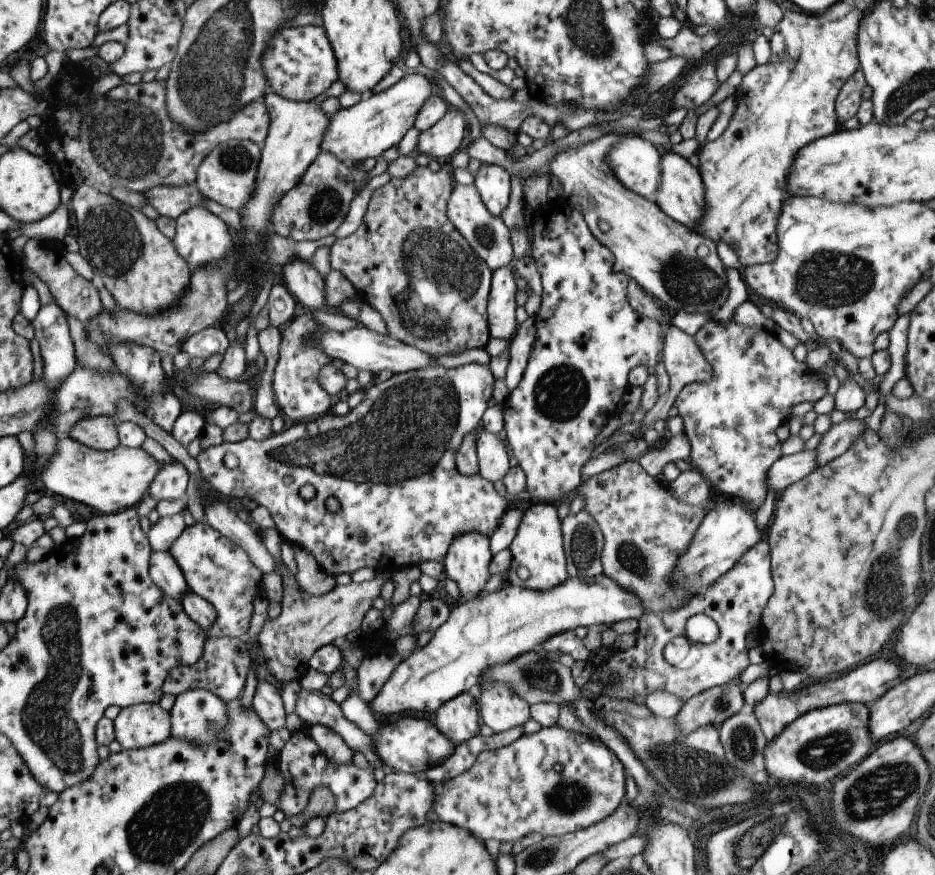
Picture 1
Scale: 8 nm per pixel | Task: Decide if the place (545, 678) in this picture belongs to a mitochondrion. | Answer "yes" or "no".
yes

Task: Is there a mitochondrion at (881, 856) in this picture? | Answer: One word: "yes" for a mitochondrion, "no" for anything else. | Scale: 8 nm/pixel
no

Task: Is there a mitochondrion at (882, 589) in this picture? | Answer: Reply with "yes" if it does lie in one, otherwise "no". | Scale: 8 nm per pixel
yes

